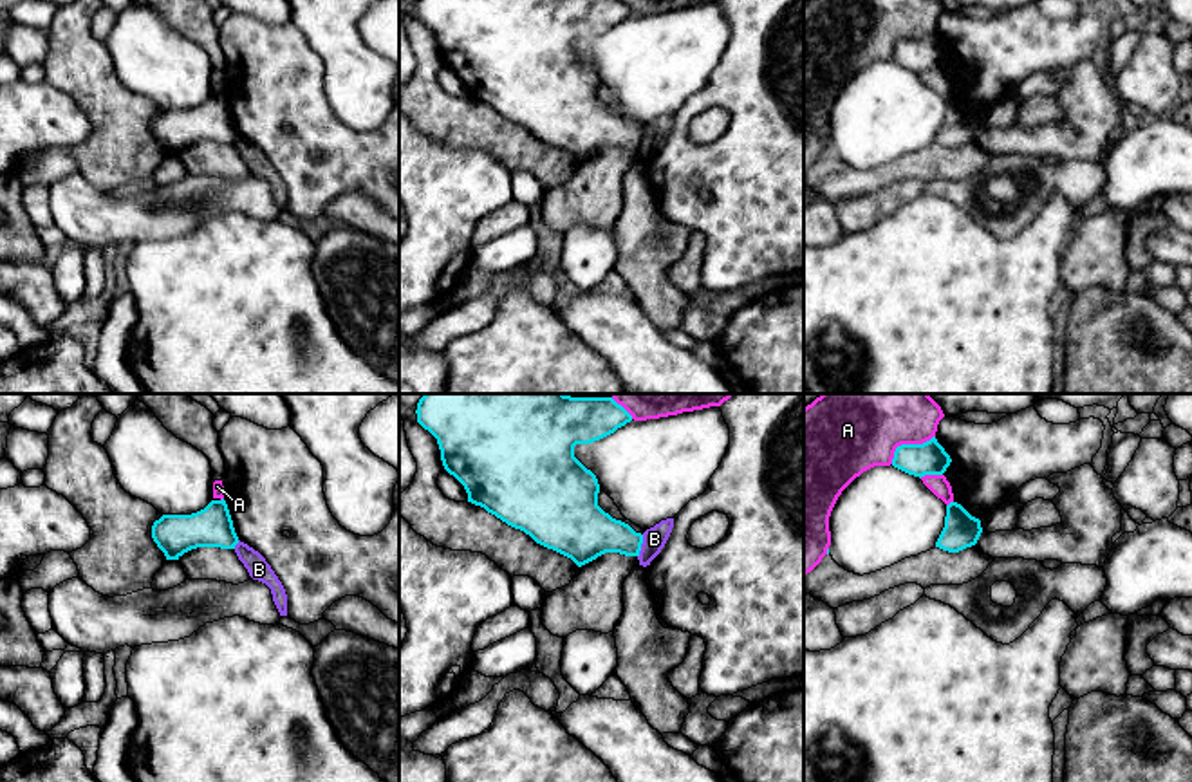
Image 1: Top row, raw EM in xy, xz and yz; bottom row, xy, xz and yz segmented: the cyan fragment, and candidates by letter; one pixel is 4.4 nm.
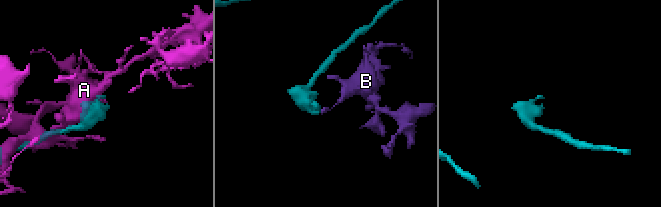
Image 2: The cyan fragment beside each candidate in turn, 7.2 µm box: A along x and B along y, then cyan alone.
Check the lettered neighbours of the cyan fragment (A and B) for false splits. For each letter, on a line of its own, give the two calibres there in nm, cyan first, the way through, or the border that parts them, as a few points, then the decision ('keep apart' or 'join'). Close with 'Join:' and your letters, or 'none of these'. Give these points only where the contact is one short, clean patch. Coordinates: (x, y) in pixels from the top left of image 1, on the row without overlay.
A: 140/300 nm | keep apart
B: 240/110 nm | along xz (643, 130), (638, 152) | keep apart
Join: none of these

